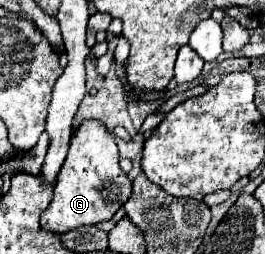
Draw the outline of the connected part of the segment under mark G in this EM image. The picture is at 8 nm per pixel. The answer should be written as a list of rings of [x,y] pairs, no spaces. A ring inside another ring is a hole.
[[[85,121],[71,137],[67,159],[59,171],[53,201],[41,215],[45,231],[63,235],[81,225],[97,225],[109,221],[127,201],[131,181],[119,167],[119,151],[115,137],[99,121]]]

